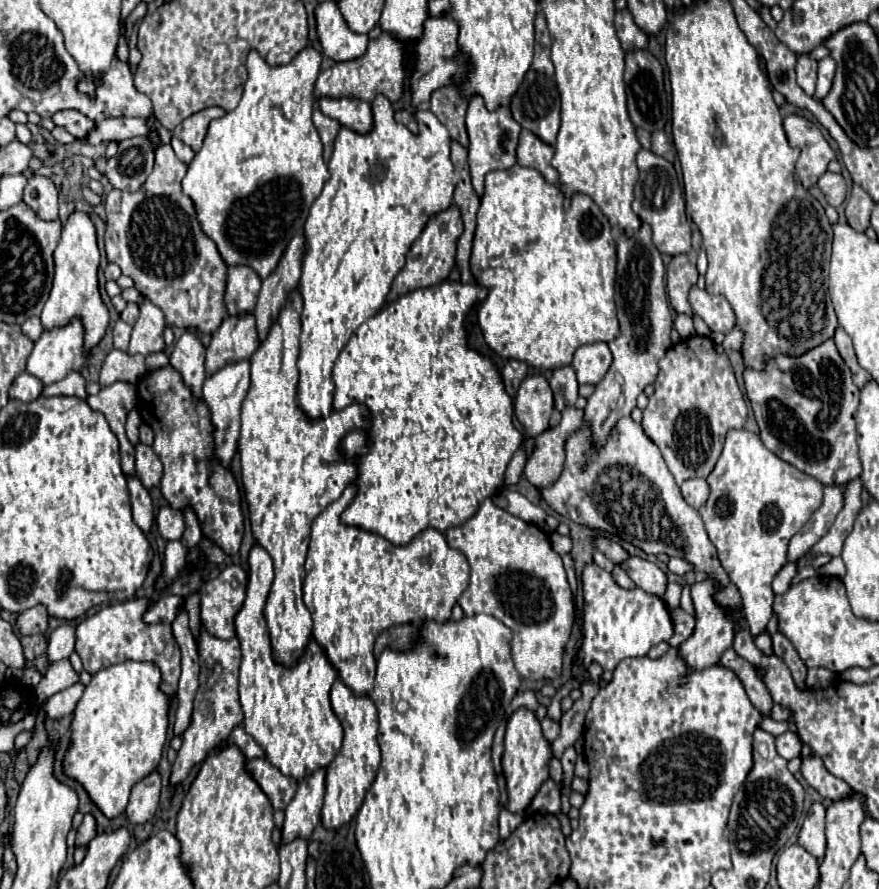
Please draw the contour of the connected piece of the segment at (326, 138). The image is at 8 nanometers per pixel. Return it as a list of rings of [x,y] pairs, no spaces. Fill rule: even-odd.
[[[314,109],[314,115],[312,115],[312,121],[320,133],[320,139],[324,143],[324,161],[328,163],[330,161],[330,155],[332,155],[332,147],[334,147],[334,139],[336,139],[336,133],[340,131],[340,123],[332,117],[326,117],[320,109]]]

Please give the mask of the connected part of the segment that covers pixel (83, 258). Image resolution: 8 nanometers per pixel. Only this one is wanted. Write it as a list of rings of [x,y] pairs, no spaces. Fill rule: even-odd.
[[[74,211],[64,229],[62,239],[54,251],[54,283],[50,297],[44,305],[44,311],[40,315],[44,329],[54,329],[60,325],[66,325],[70,319],[80,317],[86,329],[86,347],[96,347],[102,339],[106,327],[108,327],[108,307],[104,305],[98,289],[98,267],[100,267],[100,249],[96,239],[96,225],[86,211]]]

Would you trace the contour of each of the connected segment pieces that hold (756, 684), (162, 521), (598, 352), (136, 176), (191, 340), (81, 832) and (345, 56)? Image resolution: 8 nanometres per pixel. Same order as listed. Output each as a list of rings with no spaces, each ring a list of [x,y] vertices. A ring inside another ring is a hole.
[[[726,649],[726,651],[722,653],[718,665],[726,667],[726,669],[732,669],[732,671],[740,677],[740,681],[742,681],[742,685],[744,685],[750,701],[752,701],[752,705],[754,705],[764,717],[770,717],[770,711],[772,711],[774,701],[772,701],[772,697],[770,697],[764,681],[762,681],[760,675],[756,673],[756,669],[754,669],[748,661],[744,661],[742,657],[738,657],[734,649]]]
[[[162,507],[156,515],[156,525],[160,535],[170,541],[170,539],[180,539],[184,533],[184,513],[172,507]]]
[[[588,343],[588,345],[582,345],[576,353],[574,353],[574,361],[572,361],[572,367],[576,371],[576,377],[578,377],[578,383],[584,385],[584,383],[600,383],[602,377],[606,375],[608,367],[612,363],[612,353],[610,353],[610,347],[608,343]]]
[[[134,137],[118,143],[116,157],[106,163],[106,177],[114,189],[138,191],[154,165],[154,147],[144,137]]]
[[[188,331],[176,341],[174,351],[170,355],[170,365],[182,373],[184,383],[192,389],[196,397],[202,395],[202,383],[206,377],[204,357],[206,357],[206,347],[194,333]]]
[[[84,815],[82,825],[78,827],[78,835],[76,835],[76,845],[88,845],[92,839],[96,837],[96,819],[94,815]]]
[[[334,1],[318,3],[318,7],[314,9],[314,17],[324,55],[334,61],[350,61],[364,55],[368,35],[350,31]]]

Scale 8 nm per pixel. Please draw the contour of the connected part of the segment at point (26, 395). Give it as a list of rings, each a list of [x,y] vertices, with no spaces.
[[[24,371],[22,375],[18,375],[14,379],[14,383],[10,387],[10,399],[18,399],[18,401],[24,401],[24,403],[30,403],[30,401],[40,397],[42,389],[44,389],[44,383],[38,377],[34,377],[28,371]]]

